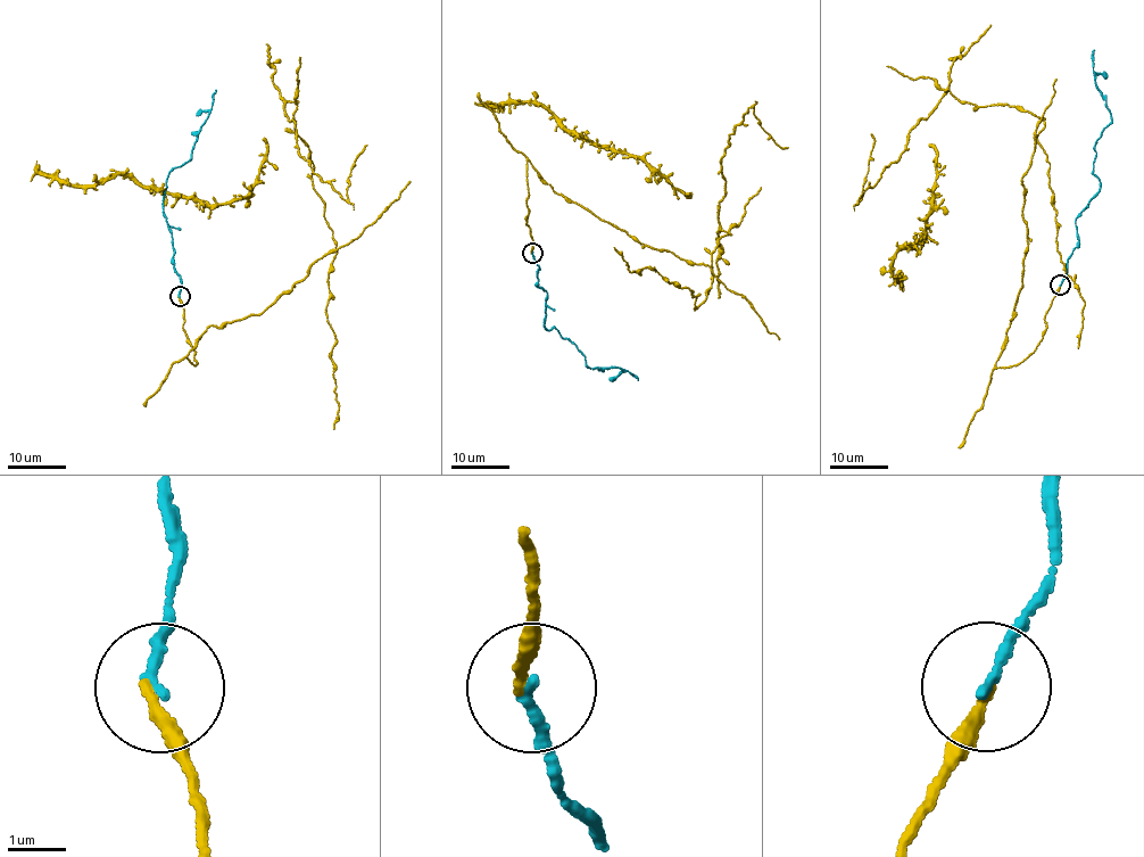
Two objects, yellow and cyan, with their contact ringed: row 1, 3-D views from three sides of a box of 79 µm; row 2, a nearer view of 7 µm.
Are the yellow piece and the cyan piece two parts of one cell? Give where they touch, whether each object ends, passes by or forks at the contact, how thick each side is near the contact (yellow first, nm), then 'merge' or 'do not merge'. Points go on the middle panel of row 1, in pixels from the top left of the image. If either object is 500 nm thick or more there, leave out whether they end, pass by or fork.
place (532, 253); yellow ends; cyan ends; calibres 180 and 170 nm; merge

